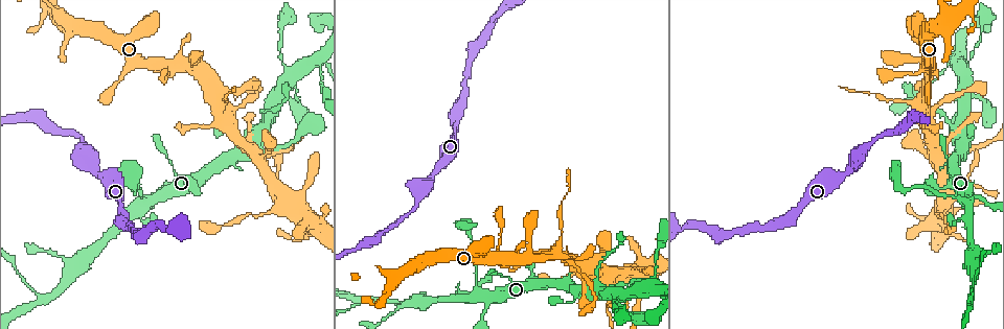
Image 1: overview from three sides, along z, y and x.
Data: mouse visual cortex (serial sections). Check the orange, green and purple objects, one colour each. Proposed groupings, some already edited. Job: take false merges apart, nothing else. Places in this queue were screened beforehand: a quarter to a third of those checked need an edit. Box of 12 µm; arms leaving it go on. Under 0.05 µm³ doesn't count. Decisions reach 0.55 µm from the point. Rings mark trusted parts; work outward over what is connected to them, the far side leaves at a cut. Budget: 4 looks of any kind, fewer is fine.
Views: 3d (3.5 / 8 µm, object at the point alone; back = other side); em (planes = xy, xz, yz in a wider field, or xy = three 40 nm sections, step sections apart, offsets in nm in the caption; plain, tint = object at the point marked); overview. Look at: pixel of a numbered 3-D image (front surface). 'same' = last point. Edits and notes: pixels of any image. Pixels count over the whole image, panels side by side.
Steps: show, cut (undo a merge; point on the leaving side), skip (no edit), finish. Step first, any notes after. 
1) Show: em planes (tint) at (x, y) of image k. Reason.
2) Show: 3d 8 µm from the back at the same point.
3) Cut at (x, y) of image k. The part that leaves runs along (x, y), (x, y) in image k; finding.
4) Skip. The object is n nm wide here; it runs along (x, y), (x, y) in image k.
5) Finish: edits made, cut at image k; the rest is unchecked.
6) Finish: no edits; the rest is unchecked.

Show: 3d 3.5 µm at (45, 298) of image 1. Thick turns thin.

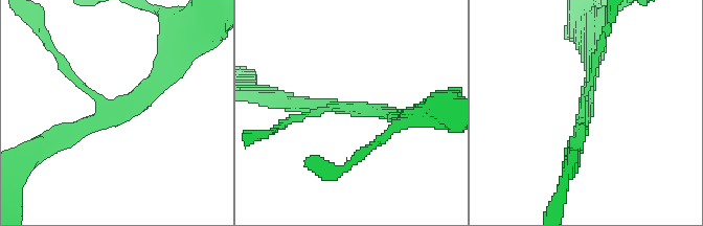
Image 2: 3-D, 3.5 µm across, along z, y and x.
Show: em xy step 3 (tint) at (585, 108) of image 2. 3 arms meet here; the arms are 100, 200, 200 nm wide.

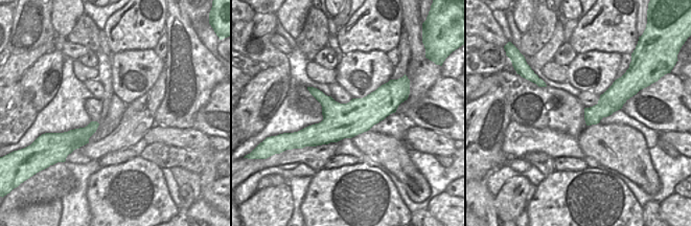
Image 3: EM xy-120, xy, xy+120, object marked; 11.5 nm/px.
Skip. It runs along (393, 108), (306, 131) in image 3; all the same cell.

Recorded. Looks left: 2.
Show: 3d 8 µm at (645, 282) of image 1. Four or more arms meet.

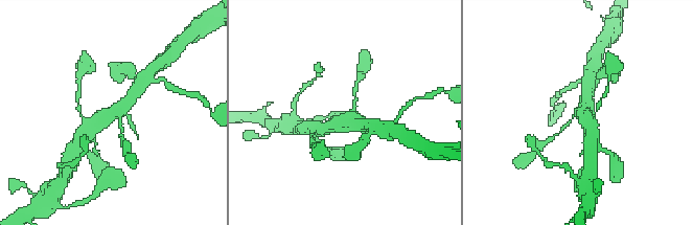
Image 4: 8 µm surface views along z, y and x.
Show: em xy step 2 (tint) at (346, 117) of image 4. 4 arms meet here; the arms are 150, 150, 450, 450 nm wide.

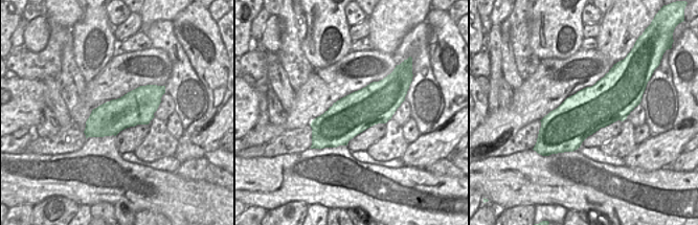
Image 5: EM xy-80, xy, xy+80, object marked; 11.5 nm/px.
Skip. It runs along (88, 132), (134, 94) in image 4; one cell here.

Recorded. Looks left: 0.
Finish: no edits; the rest is unchecked.

